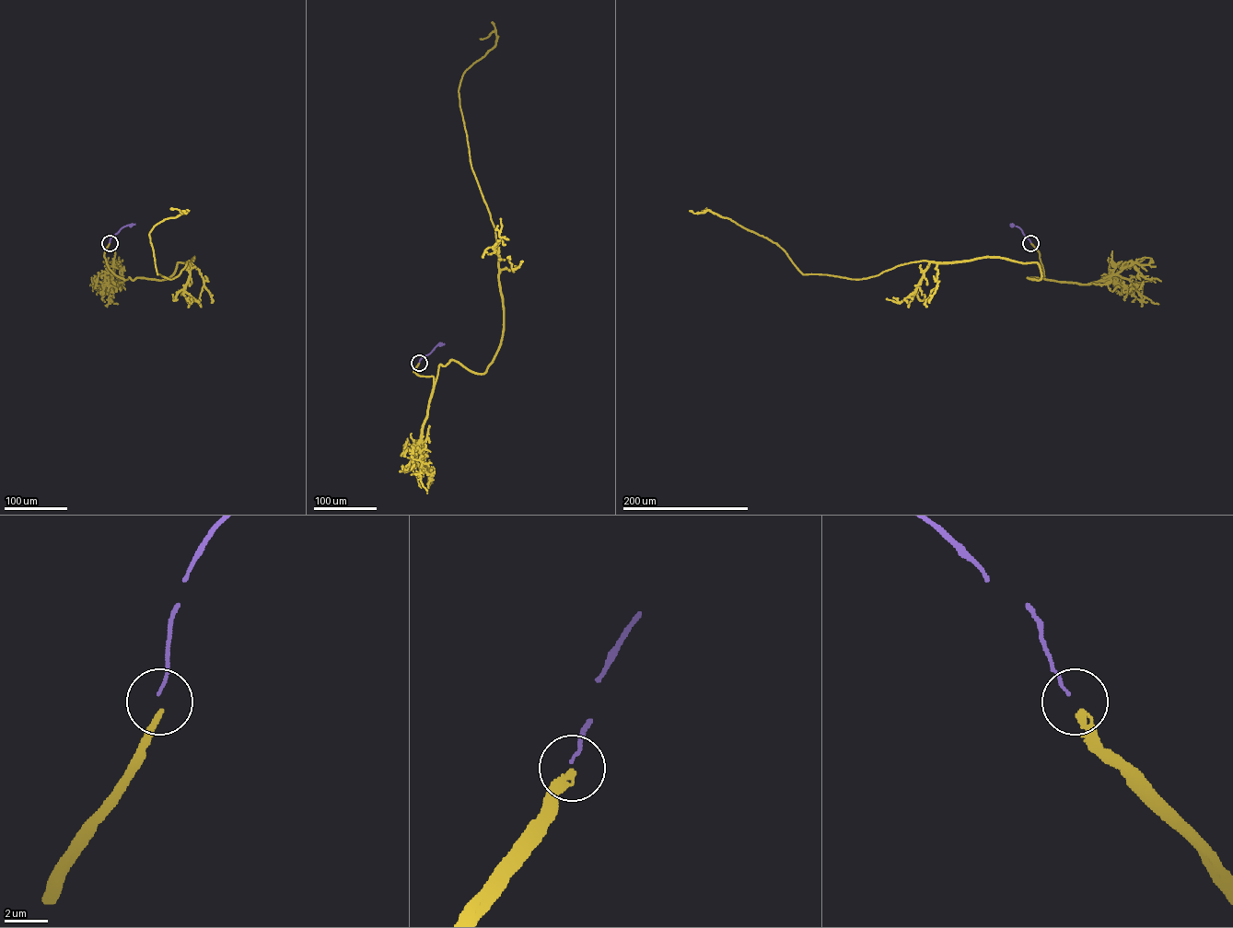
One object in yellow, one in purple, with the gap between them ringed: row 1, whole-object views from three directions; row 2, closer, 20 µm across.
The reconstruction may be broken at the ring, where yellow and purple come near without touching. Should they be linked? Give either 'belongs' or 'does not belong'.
does not belong

